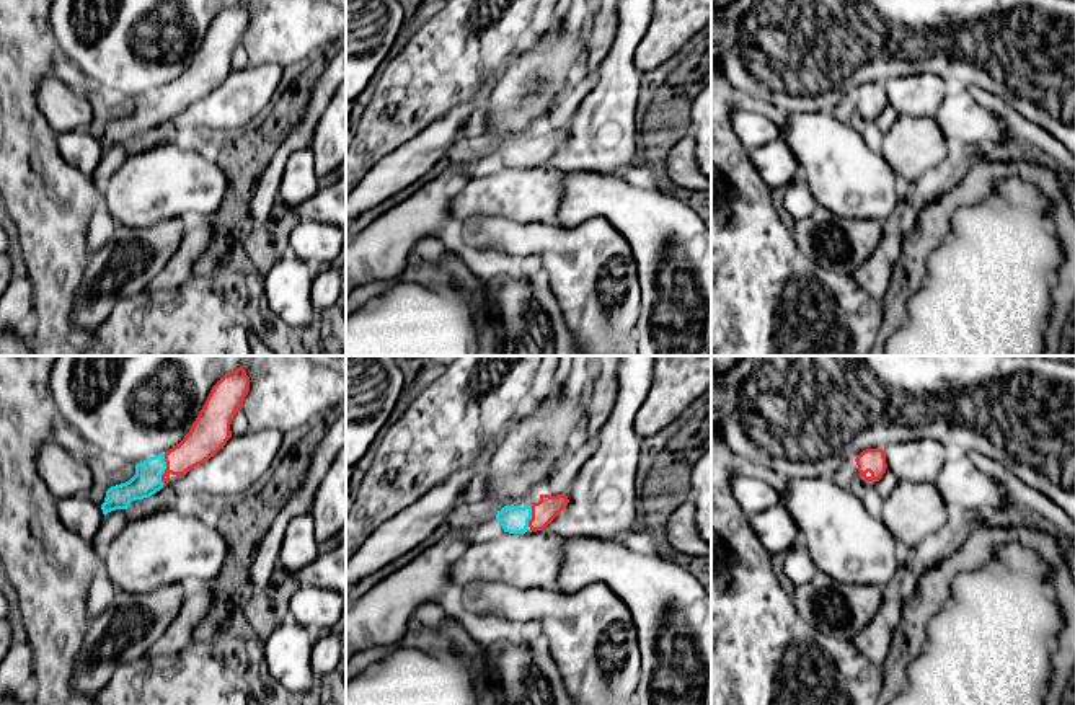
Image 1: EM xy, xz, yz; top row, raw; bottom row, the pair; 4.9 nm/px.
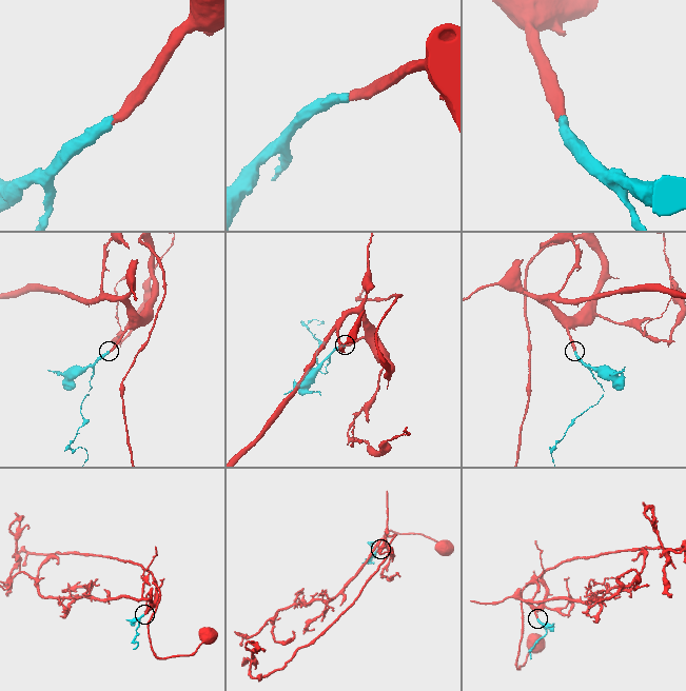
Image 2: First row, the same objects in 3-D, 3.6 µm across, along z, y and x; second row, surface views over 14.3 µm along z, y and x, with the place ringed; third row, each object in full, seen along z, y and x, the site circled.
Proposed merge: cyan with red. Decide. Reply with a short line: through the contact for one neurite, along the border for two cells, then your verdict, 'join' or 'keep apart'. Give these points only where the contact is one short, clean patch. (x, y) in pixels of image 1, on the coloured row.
xy (147, 480), (165, 469), (204, 439) | join

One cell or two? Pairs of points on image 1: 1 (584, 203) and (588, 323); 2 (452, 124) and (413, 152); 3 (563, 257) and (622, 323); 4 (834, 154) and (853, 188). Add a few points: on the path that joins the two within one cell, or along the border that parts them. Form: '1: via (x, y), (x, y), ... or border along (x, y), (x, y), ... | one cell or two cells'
1: border along (555, 222), (578, 227), (604, 217), (620, 234) | two cells
2: via (442, 133), (423, 152) | one cell
3: via (573, 276), (576, 288), (602, 314) | one cell
4: via (836, 162), (849, 180) | one cell

